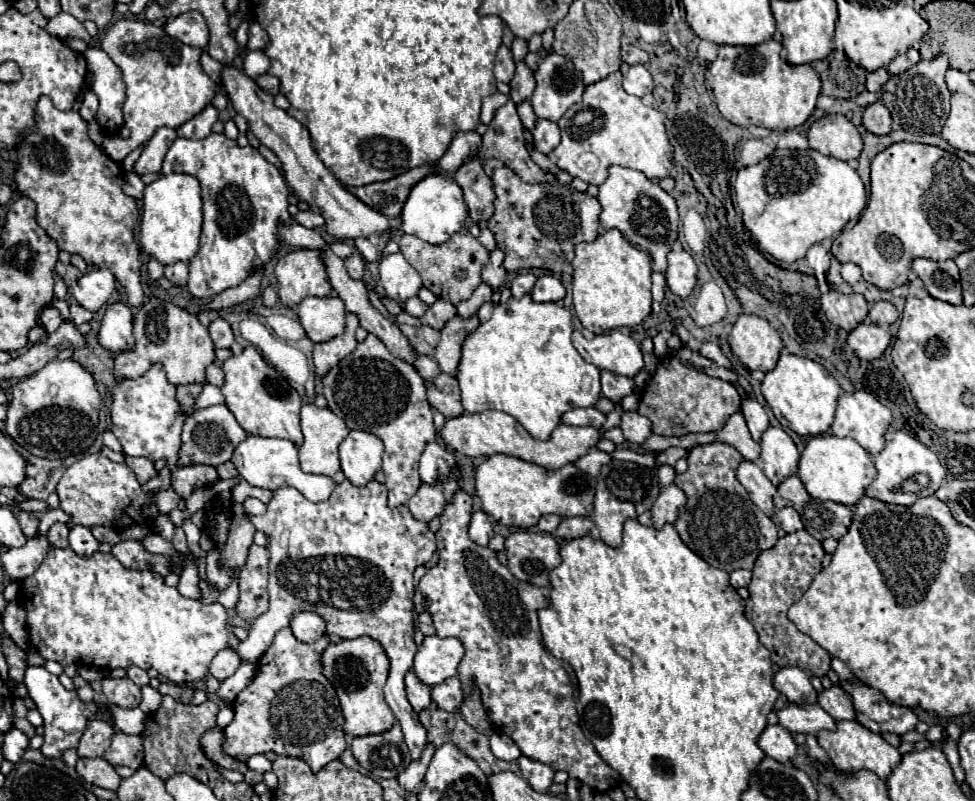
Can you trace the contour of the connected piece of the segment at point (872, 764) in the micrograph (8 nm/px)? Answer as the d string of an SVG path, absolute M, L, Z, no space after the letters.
M842 720L842 722L838 722L838 728L836 730L822 730L822 732L816 734L816 738L818 738L818 744L828 752L828 756L832 758L832 762L842 772L848 772L848 774L854 774L854 772L860 772L860 770L872 770L882 780L886 780L892 774L892 770L902 760L898 748L890 746L880 734L870 732L868 728L864 728L856 720L852 720L852 722Z

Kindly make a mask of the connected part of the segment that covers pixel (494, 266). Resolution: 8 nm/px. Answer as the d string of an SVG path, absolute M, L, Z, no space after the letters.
M496 248L494 252L490 252L490 262L482 270L484 284L488 284L494 290L502 288L506 282L506 276L508 276L508 272L502 266L502 260L504 260L504 252L500 248Z

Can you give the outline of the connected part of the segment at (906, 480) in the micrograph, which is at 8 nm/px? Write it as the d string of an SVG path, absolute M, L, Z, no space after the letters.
M900 430L886 432L886 448L874 456L874 464L878 470L876 480L866 488L866 496L876 498L888 504L912 506L918 498L932 496L946 478L946 468L940 464L938 456L924 446L918 438L904 434Z

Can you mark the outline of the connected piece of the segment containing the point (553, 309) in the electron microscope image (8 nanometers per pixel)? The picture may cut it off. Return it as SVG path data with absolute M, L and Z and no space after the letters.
M524 294L520 300L510 298L508 304L498 304L488 322L468 334L462 344L462 360L458 366L458 382L462 390L462 406L466 412L500 410L514 416L532 436L544 440L562 424L562 414L574 408L588 408L600 400L600 370L578 354L572 344L572 316L558 302L538 304Z

